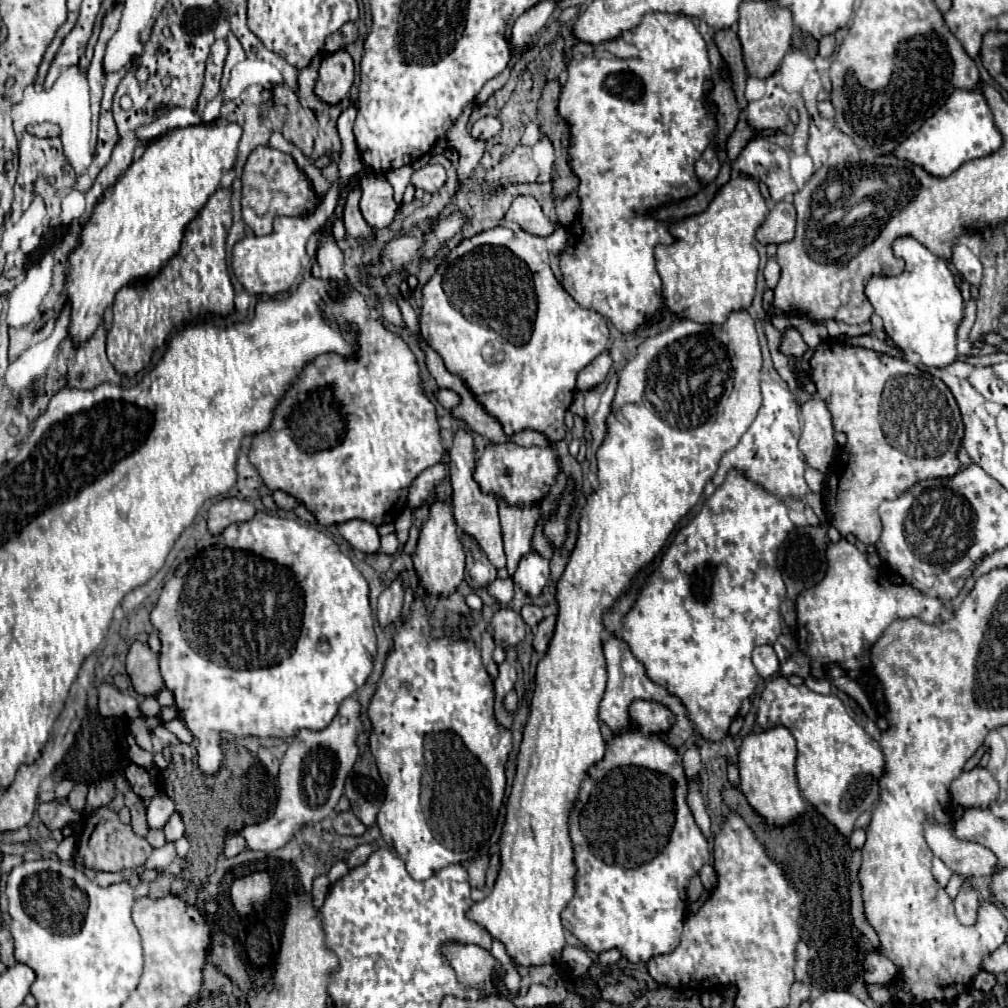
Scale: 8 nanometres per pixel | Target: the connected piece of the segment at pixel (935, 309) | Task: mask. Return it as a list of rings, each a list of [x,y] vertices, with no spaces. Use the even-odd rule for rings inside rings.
[[[901,237],[893,243],[897,257],[905,259],[905,271],[899,277],[873,277],[867,283],[867,297],[875,313],[883,317],[885,333],[895,345],[917,353],[923,365],[947,367],[957,361],[957,329],[965,317],[965,305],[955,277],[947,263],[917,243],[913,237]]]

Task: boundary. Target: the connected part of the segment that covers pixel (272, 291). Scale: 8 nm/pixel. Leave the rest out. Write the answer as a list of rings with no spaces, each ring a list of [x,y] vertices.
[[[319,207],[317,213],[309,217],[277,217],[271,235],[243,237],[233,249],[231,263],[233,263],[233,273],[239,279],[239,283],[245,287],[245,291],[249,295],[269,295],[269,297],[289,291],[295,277],[301,273],[303,257],[307,257],[305,253],[307,239],[311,237],[313,231],[317,231],[325,223],[327,217],[329,213],[327,215],[321,213]]]

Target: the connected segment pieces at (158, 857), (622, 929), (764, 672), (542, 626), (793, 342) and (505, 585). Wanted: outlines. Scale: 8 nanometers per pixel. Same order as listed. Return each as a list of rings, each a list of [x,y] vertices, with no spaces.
[[[167,841],[163,847],[153,849],[149,861],[145,863],[145,869],[153,869],[153,867],[161,867],[161,865],[171,865],[175,859],[177,859],[175,843],[173,841]]]
[[[637,699],[637,701],[633,701],[629,705],[629,717],[633,721],[633,727],[623,731],[623,733],[613,733],[611,735],[611,739],[607,741],[605,757],[587,769],[587,777],[581,783],[579,797],[577,797],[575,805],[571,807],[569,835],[571,835],[571,841],[573,841],[573,851],[575,851],[573,861],[575,861],[577,873],[575,873],[575,895],[567,903],[567,907],[561,911],[561,921],[563,921],[565,929],[569,929],[587,949],[595,951],[595,953],[603,953],[603,951],[611,949],[611,947],[617,947],[617,949],[621,949],[623,957],[627,957],[631,963],[647,963],[651,957],[671,953],[679,945],[681,931],[683,931],[685,909],[687,909],[687,901],[685,901],[687,885],[689,885],[691,877],[699,873],[703,863],[711,861],[711,853],[709,853],[709,845],[707,845],[705,837],[701,835],[701,829],[697,827],[697,823],[693,819],[693,813],[691,813],[691,809],[687,805],[689,783],[687,783],[687,777],[685,777],[685,771],[683,771],[683,759],[677,753],[677,749],[673,749],[667,741],[663,741],[663,735],[669,733],[673,723],[675,723],[675,715],[663,703]]]
[[[759,645],[753,649],[753,665],[763,679],[769,679],[779,669],[779,659],[771,645]]]
[[[549,615],[549,617],[545,617],[545,619],[539,623],[539,627],[537,627],[537,631],[535,631],[535,637],[533,637],[533,647],[535,647],[535,651],[539,651],[539,653],[545,653],[545,651],[547,651],[549,641],[551,641],[553,631],[555,631],[555,621],[557,621],[557,617],[555,617],[555,615]]]
[[[789,329],[789,331],[785,331],[785,339],[781,341],[781,353],[783,355],[795,355],[795,357],[801,357],[805,351],[807,351],[807,343],[803,341],[803,337],[801,337],[801,333],[799,331],[795,331],[795,329]]]
[[[495,579],[491,585],[489,585],[489,595],[495,597],[501,605],[507,605],[511,599],[513,599],[513,579]]]

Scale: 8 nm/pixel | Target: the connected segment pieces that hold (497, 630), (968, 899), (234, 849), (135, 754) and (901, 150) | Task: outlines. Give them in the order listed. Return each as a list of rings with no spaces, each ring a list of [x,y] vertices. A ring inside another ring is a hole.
[[[499,609],[491,619],[491,635],[497,645],[515,647],[525,637],[525,623],[519,613],[511,609]]]
[[[963,881],[959,887],[959,895],[955,897],[955,911],[957,911],[957,919],[965,925],[973,923],[975,915],[977,915],[977,907],[979,907],[979,893],[977,889],[971,885],[971,881]]]
[[[227,833],[225,835],[225,847],[223,847],[223,853],[227,857],[235,857],[237,853],[241,853],[245,849],[245,839],[239,835],[239,833]]]
[[[133,735],[127,736],[127,743],[129,746],[129,757],[131,757],[131,761],[133,761],[135,765],[139,765],[139,767],[143,767],[143,769],[153,769],[153,767],[155,767],[155,765],[153,765],[153,753],[143,751],[143,749],[135,743]]]
[[[953,91],[945,107],[941,107],[937,115],[927,119],[921,131],[915,131],[909,139],[905,139],[905,143],[901,143],[901,147],[897,147],[893,155],[917,163],[931,175],[945,177],[957,171],[963,163],[977,157],[985,157],[997,151],[999,147],[1001,147],[1001,133],[993,123],[993,113],[983,95],[977,91]]]

